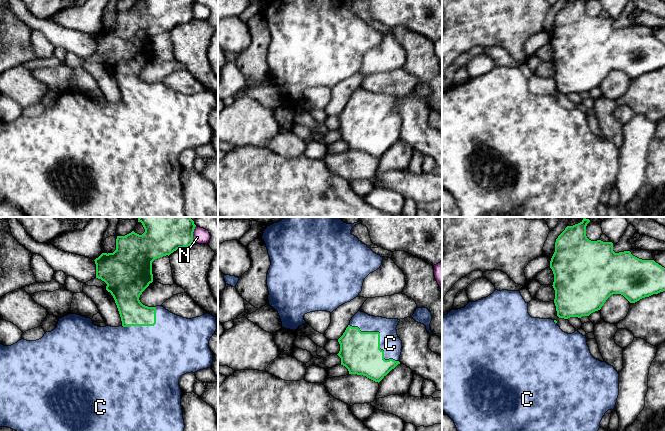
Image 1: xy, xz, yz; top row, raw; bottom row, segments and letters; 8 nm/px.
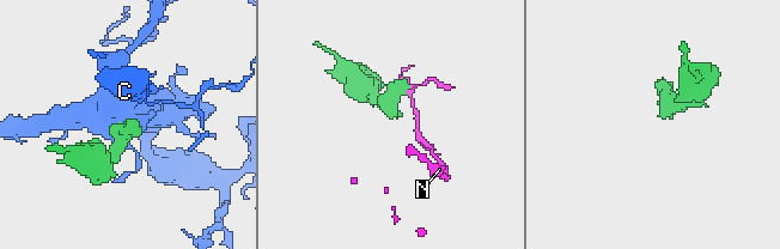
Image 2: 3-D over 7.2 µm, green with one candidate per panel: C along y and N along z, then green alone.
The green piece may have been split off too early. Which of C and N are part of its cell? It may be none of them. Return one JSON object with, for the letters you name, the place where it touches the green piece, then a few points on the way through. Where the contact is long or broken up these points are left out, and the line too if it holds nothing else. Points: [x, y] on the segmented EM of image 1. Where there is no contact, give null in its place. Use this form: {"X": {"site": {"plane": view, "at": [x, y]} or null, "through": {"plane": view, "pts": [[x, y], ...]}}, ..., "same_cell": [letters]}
{"C": {"site": {"plane": "xz", "at": [379, 338]}}, "same_cell": ["C"]}

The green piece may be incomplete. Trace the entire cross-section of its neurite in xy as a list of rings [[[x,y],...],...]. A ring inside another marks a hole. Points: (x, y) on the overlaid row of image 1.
[[[139,217],[138,222],[141,222],[145,229],[142,235],[132,231],[125,236],[117,236],[116,250],[113,253],[102,253],[94,260],[96,278],[107,284],[106,290],[115,300],[122,321],[121,326],[98,327],[92,323],[90,318],[69,314],[59,318],[57,327],[51,332],[46,332],[39,340],[21,339],[11,346],[0,344],[0,427],[8,427],[15,431],[184,431],[179,379],[186,373],[195,373],[211,367],[213,355],[209,348],[209,340],[217,329],[216,317],[206,313],[192,319],[183,318],[169,312],[162,305],[145,306],[140,302],[139,297],[153,282],[152,262],[157,258],[169,256],[179,248],[190,246],[193,243],[196,225],[191,217]]]

